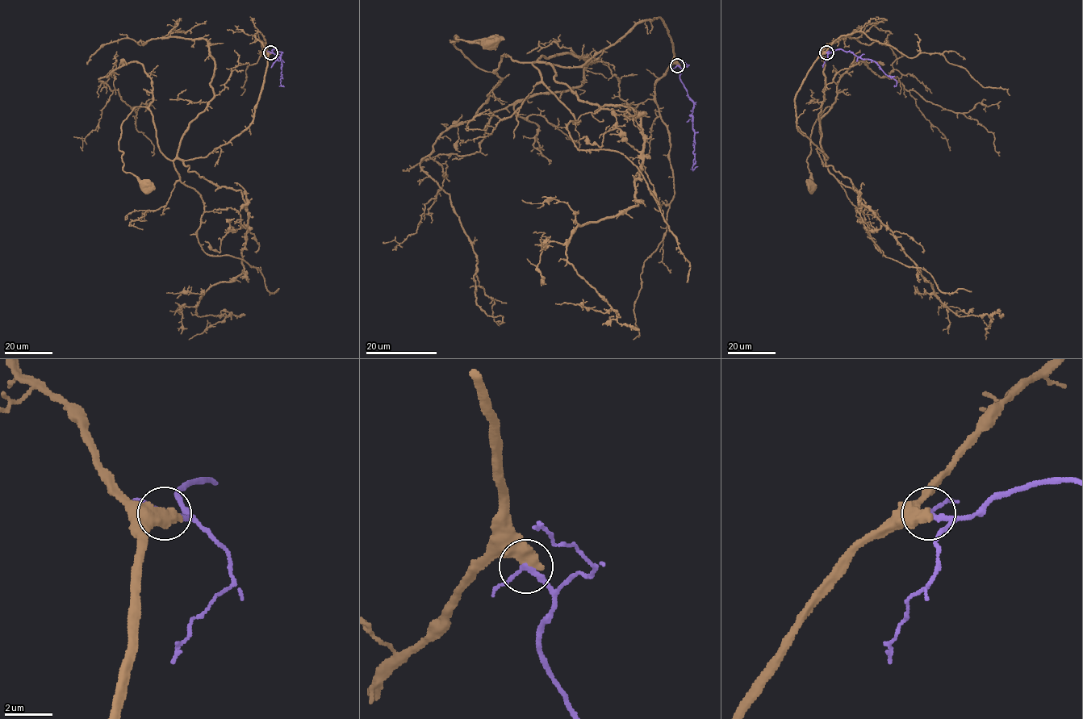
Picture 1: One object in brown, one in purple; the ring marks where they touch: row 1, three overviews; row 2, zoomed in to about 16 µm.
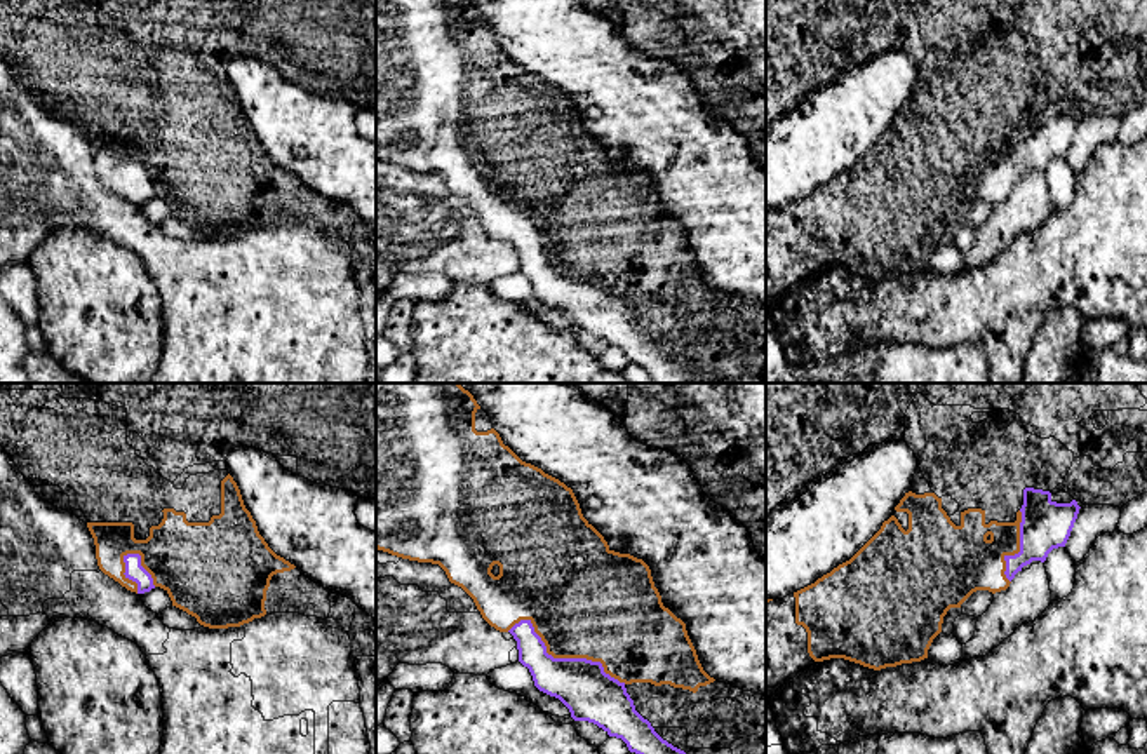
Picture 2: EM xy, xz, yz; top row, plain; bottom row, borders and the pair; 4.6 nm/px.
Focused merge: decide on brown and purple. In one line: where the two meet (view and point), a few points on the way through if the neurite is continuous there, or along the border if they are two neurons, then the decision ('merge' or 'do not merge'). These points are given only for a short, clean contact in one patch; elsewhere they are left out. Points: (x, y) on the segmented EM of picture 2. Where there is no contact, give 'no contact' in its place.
contact xz (563, 657); merge

